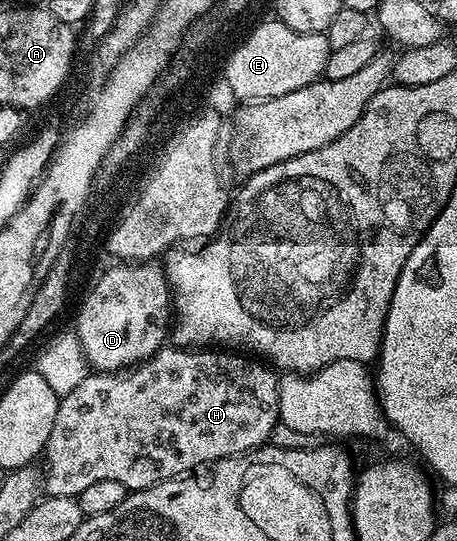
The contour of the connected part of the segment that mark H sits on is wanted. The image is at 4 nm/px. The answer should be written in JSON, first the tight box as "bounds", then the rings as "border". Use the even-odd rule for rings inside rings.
{"bounds":[42,348,280,498],"border":[[[163,348],[156,351],[152,357],[139,362],[137,366],[121,372],[87,373],[86,378],[82,379],[72,392],[63,394],[58,399],[56,424],[52,424],[52,436],[48,436],[48,444],[44,451],[46,474],[44,470],[42,490],[52,498],[56,496],[78,498],[85,490],[92,489],[97,482],[119,482],[124,488],[123,491],[133,492],[152,488],[157,482],[169,482],[172,478],[189,475],[193,471],[190,470],[193,466],[202,466],[205,462],[213,464],[219,458],[236,458],[248,454],[270,442],[272,428],[280,421],[278,379],[279,375],[265,361],[255,360],[242,352],[223,352],[218,348]]]}

